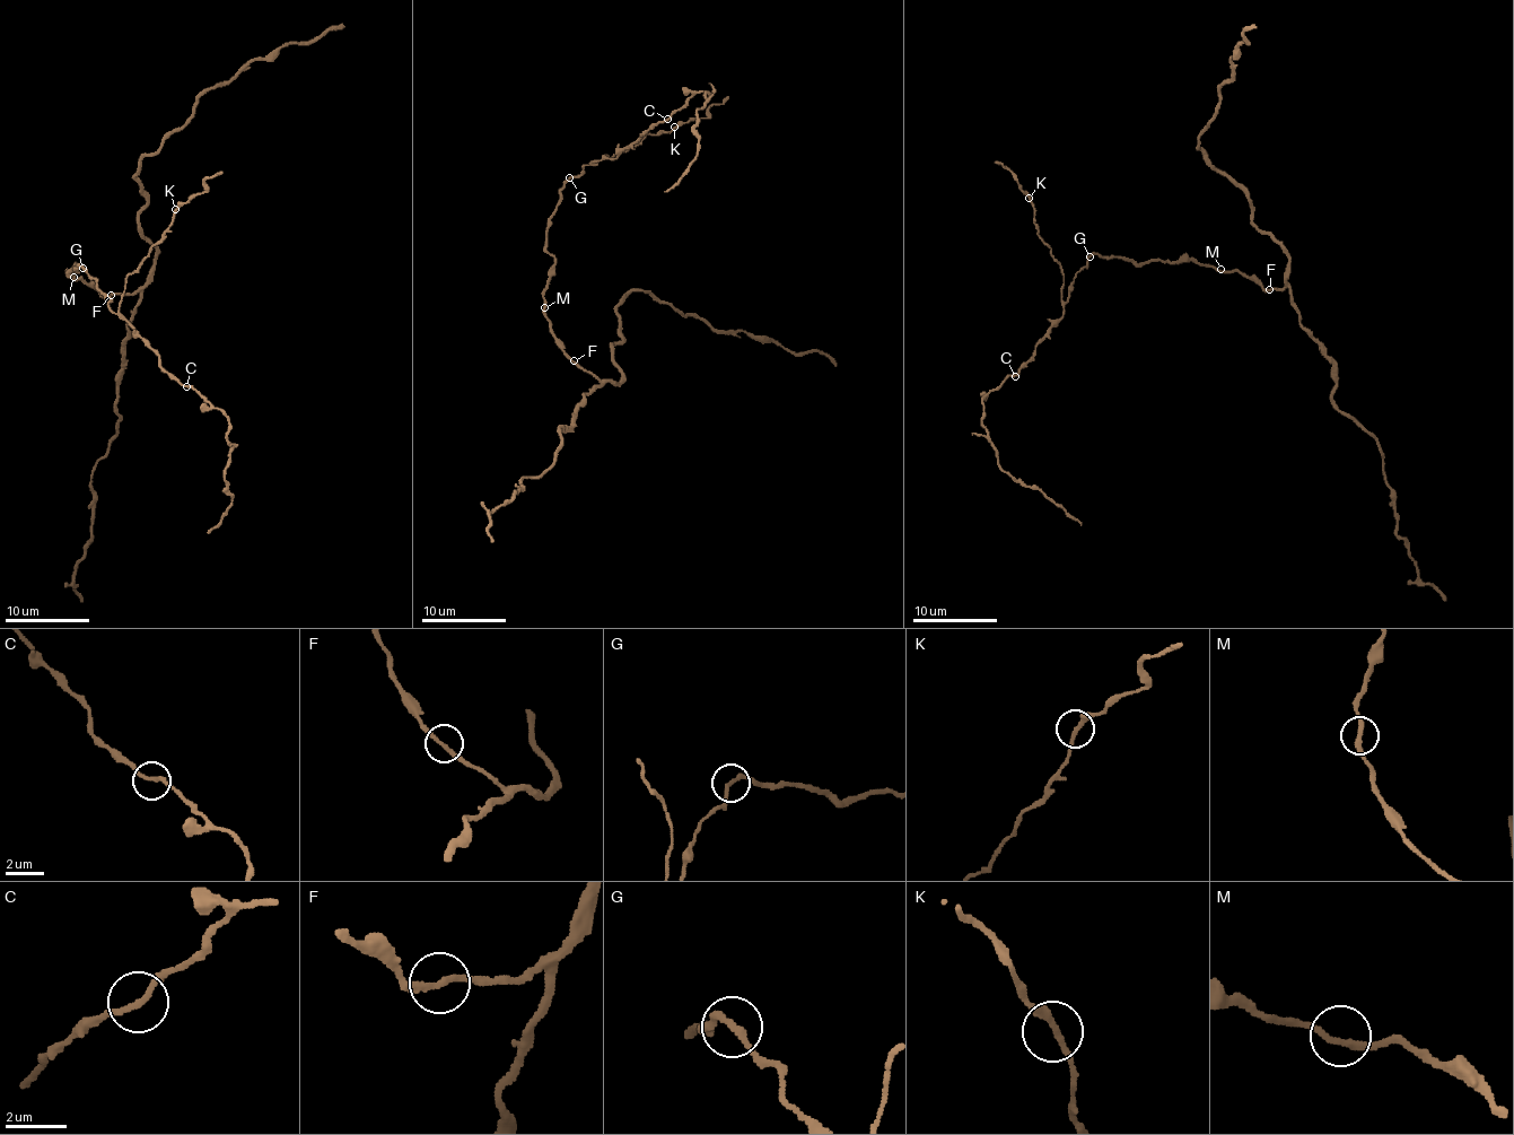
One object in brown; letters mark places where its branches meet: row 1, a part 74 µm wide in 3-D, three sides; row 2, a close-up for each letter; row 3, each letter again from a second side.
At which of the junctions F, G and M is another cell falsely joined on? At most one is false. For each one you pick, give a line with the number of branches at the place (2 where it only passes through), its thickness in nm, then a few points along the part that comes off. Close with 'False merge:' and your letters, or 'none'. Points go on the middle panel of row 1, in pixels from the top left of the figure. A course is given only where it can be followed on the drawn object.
G: 2 branches meet; 200 nm thick; foreign part runs (569, 179), (588, 163), (615, 159), (697, 92), (706, 93), (693, 129), (697, 156), (689, 172), (664, 191)
False merge: G

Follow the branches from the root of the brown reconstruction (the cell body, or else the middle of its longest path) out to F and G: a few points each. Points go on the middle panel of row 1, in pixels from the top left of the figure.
F: (544, 305), (550, 333), (574, 360)
G: (544, 305), (544, 286), (553, 263), (553, 256), (545, 249), (548, 218), (557, 208), (560, 189), (569, 179)

